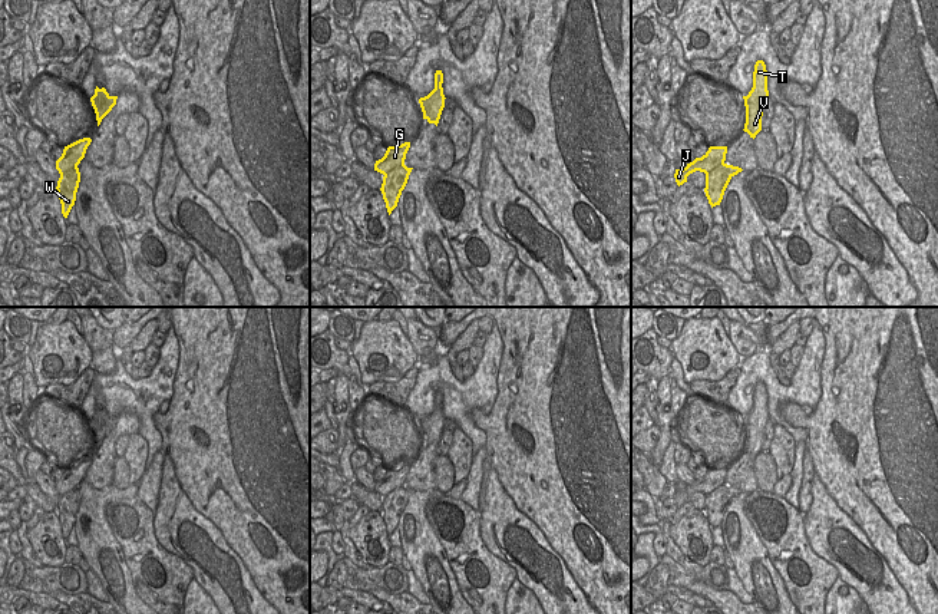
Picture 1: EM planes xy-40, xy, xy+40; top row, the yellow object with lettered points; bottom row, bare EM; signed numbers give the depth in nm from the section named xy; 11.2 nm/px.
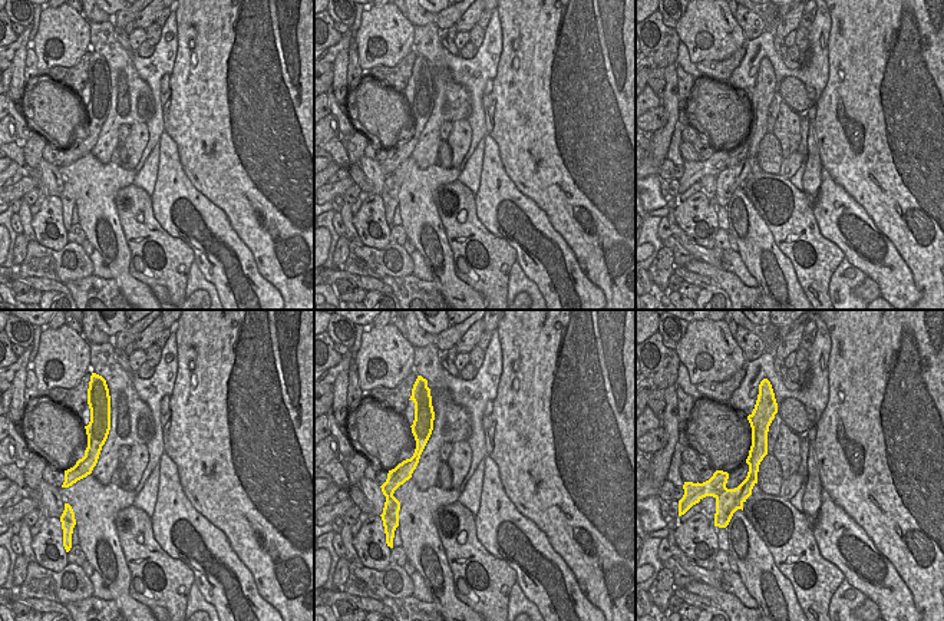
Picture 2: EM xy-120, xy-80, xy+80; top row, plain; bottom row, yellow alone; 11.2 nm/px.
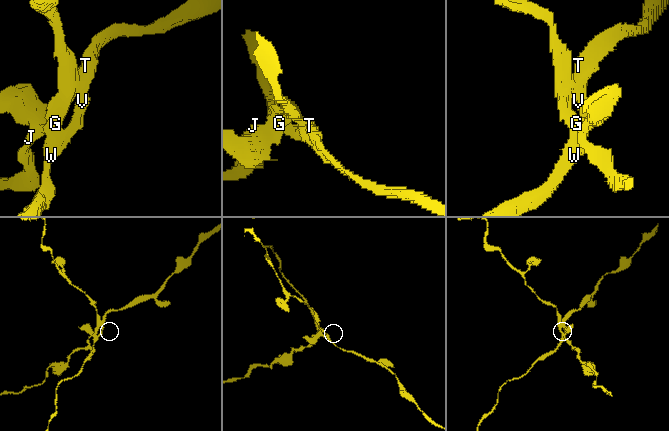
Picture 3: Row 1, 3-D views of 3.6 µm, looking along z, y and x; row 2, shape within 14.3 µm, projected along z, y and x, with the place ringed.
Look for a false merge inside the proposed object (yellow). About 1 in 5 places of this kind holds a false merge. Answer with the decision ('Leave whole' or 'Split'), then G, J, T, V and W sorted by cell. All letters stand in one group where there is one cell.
Split. Groups: G J / T V W.

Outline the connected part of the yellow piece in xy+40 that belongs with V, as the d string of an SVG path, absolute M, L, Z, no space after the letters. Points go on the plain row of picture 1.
M763 382L756 383L753 393L753 409L747 417L743 417L743 420L746 428L746 445L743 452L754 460L762 452L763 430L766 422L769 420L767 392Z

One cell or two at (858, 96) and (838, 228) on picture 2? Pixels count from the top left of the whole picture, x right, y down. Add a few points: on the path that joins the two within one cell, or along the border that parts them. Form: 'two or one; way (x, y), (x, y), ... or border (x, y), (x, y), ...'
two; border (822, 165), (867, 214)

